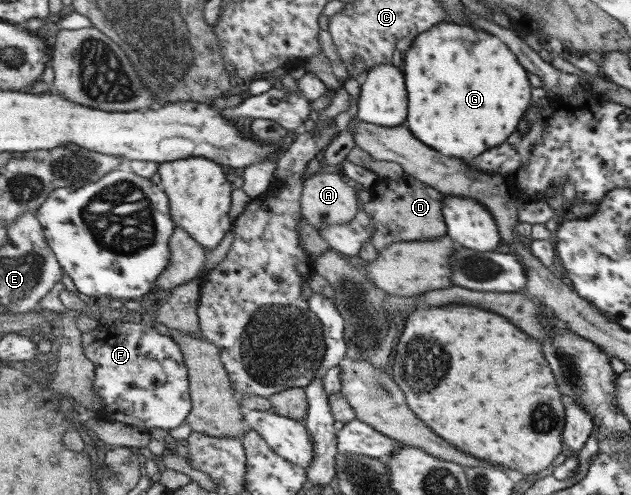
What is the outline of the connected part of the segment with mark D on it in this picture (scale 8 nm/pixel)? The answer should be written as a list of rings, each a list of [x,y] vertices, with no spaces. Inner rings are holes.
[[[408,174],[400,180],[381,178],[373,187],[371,195],[371,200],[363,205],[363,209],[374,217],[376,234],[372,236],[372,243],[379,250],[398,242],[427,241],[448,235],[448,222],[444,216],[447,195],[436,187],[424,184]]]

